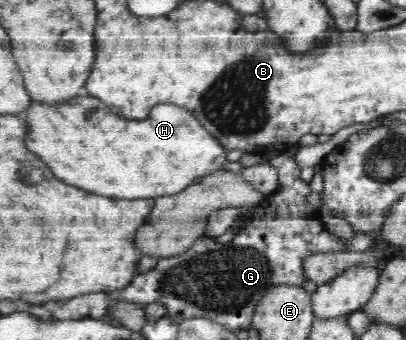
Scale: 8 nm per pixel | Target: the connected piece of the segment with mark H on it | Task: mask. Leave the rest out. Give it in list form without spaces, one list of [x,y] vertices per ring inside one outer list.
[[[86,92],[68,99],[66,103],[38,103],[32,100],[30,107],[21,115],[26,123],[26,145],[34,151],[52,173],[68,185],[82,185],[86,191],[118,197],[118,199],[146,199],[146,197],[163,197],[174,195],[186,189],[192,179],[212,175],[227,163],[227,151],[220,142],[216,141],[190,111],[182,107],[174,107],[170,103],[154,107],[154,111],[143,120],[132,120],[110,113],[109,107],[97,97],[86,97]]]

